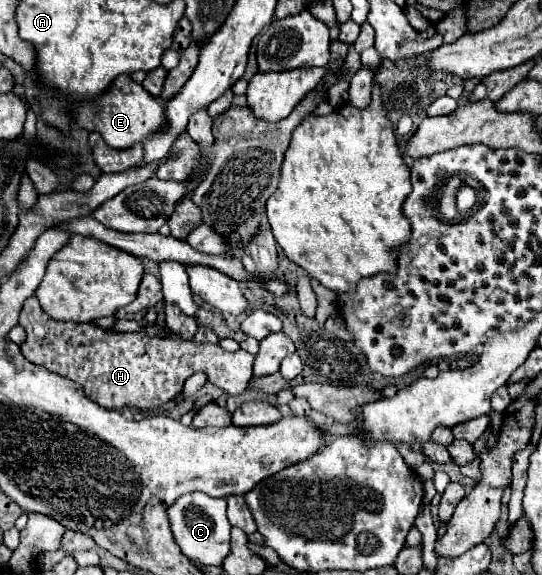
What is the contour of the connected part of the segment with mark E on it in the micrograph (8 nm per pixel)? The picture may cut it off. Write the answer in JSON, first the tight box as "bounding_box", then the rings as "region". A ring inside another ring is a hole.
{"bounding_box":[75,74,167,150],"region":[[[121,74],[115,78],[111,90],[107,90],[105,96],[95,102],[83,102],[81,106],[75,106],[75,122],[89,132],[99,132],[111,148],[125,150],[131,148],[135,142],[145,142],[155,132],[163,130],[167,116],[165,106],[159,98],[147,94],[147,90],[141,84],[133,82],[131,76]]]}

